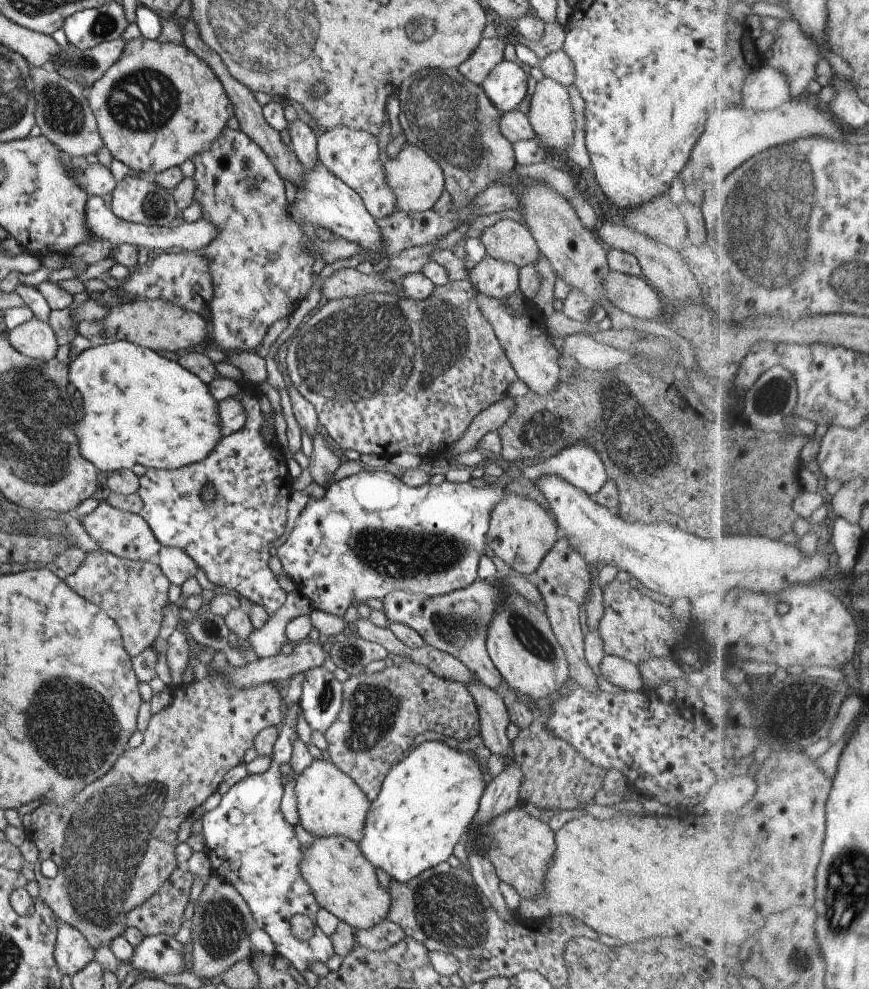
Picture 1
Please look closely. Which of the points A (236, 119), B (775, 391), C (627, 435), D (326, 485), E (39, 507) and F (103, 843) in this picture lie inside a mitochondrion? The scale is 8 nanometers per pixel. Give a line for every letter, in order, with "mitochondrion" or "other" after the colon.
A: other
B: mitochondrion
C: mitochondrion
D: other
E: mitochondrion
F: mitochondrion

